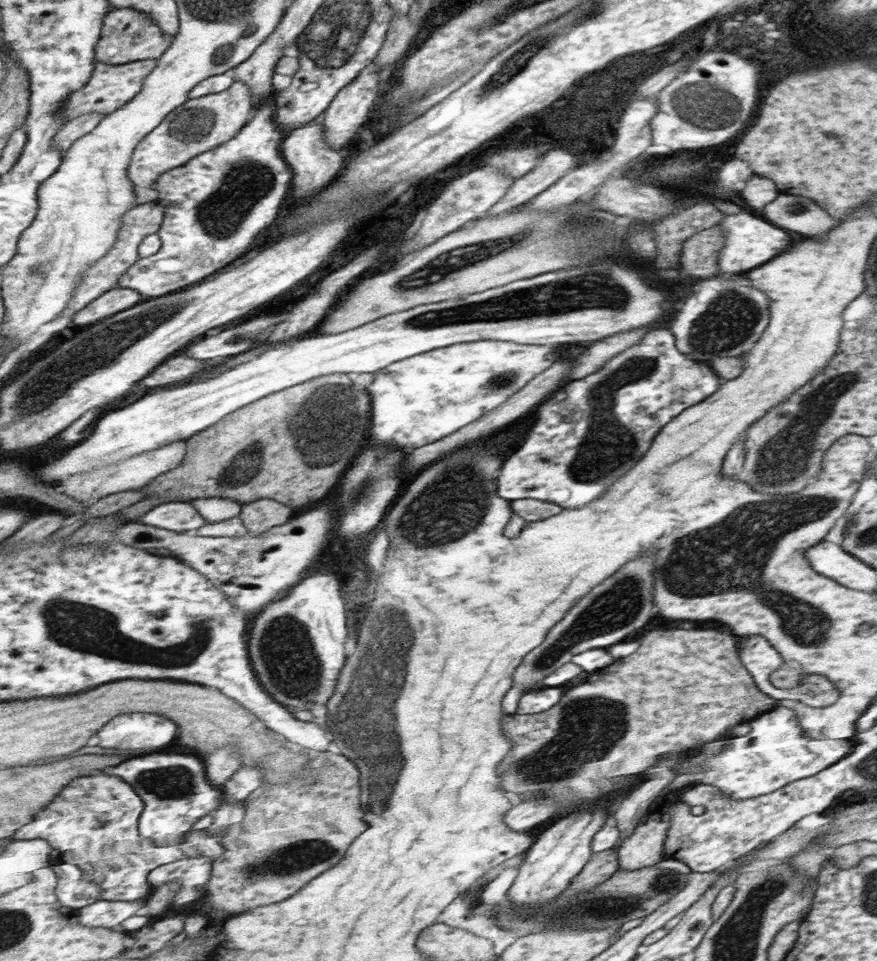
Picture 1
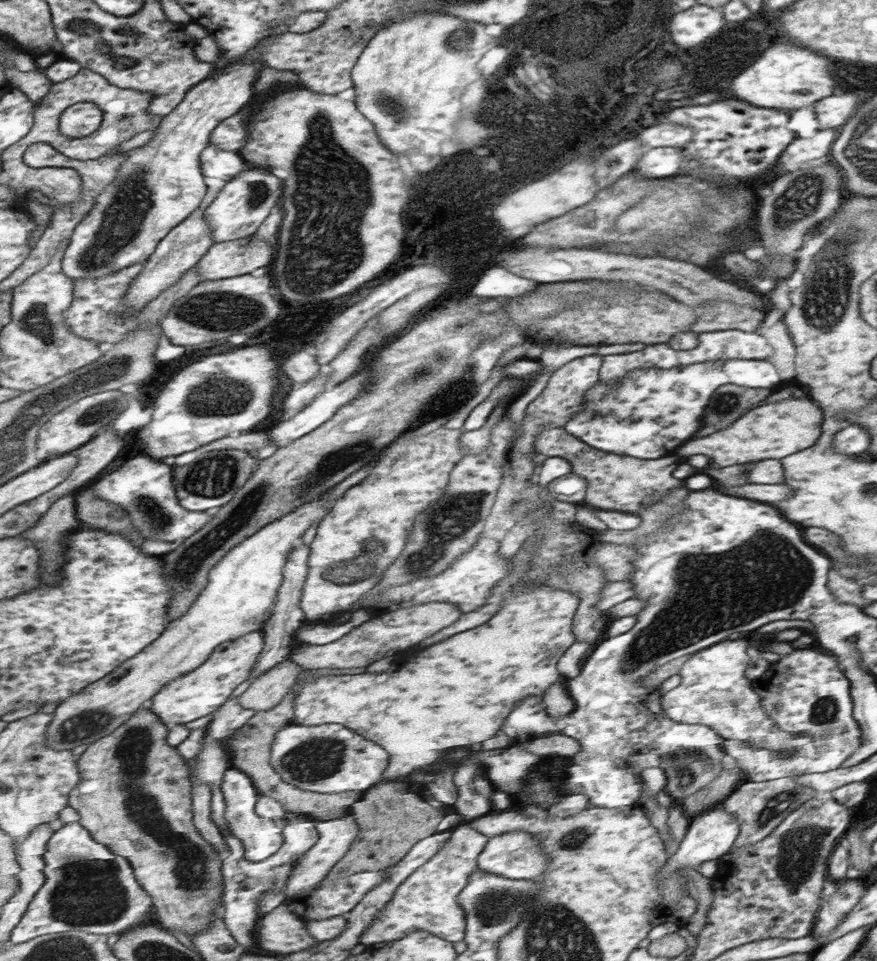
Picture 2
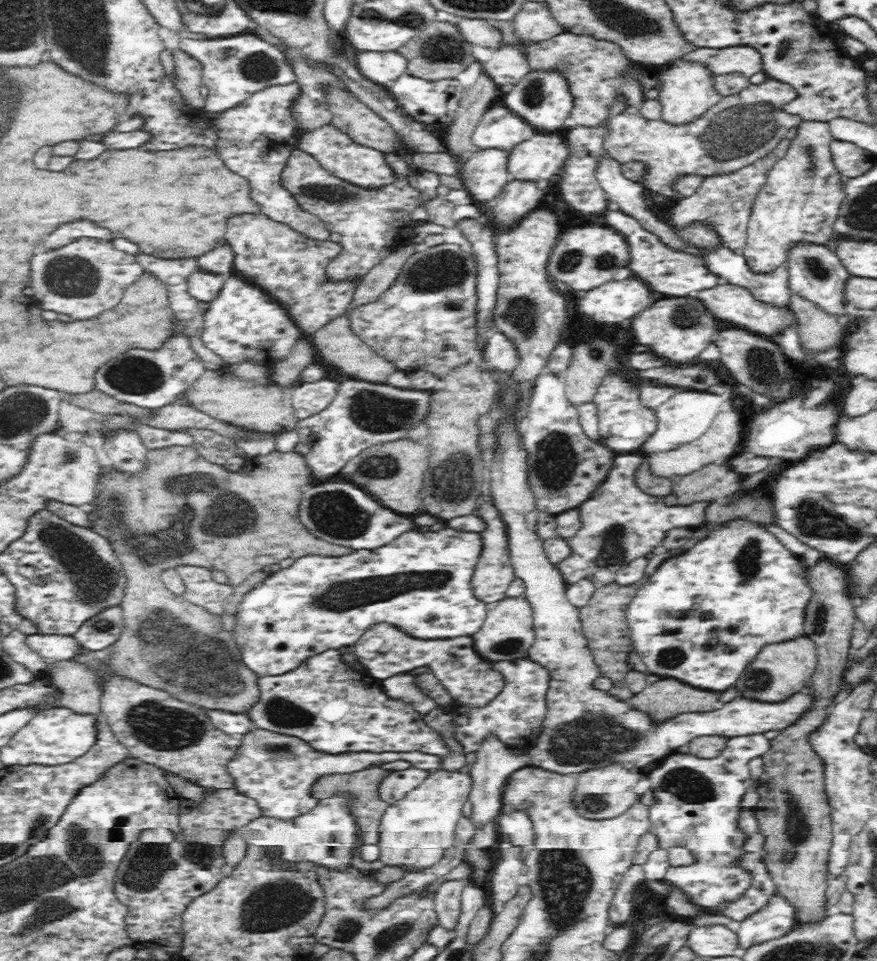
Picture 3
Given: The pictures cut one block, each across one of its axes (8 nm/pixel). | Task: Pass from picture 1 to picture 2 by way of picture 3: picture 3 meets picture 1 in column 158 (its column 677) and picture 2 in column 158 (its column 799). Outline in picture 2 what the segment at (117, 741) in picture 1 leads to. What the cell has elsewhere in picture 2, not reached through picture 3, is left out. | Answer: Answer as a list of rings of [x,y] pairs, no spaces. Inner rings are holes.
[[[263,631],[251,632],[234,642],[221,644],[209,660],[201,667],[195,668],[189,675],[181,679],[173,680],[163,687],[159,694],[151,700],[150,706],[164,721],[171,726],[187,724],[193,720],[199,720],[203,716],[215,713],[227,702],[227,698],[235,692],[239,684],[243,684],[252,676],[261,652],[265,650],[265,637]]]

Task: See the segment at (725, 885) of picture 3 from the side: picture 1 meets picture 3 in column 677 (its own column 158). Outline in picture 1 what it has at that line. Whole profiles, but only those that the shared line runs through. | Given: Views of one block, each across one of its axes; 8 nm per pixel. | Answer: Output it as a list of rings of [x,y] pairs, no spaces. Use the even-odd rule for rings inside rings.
[[[162,751],[135,756],[102,772],[129,781],[145,801],[140,834],[151,839],[156,846],[167,847],[185,842],[197,821],[224,806],[224,790],[209,780],[205,760],[190,751],[175,754]],[[211,856],[181,858],[153,870],[148,882],[154,890],[169,883],[179,885],[172,905],[181,908],[203,896],[203,889],[207,890],[209,880],[212,878],[213,863],[215,857]]]

